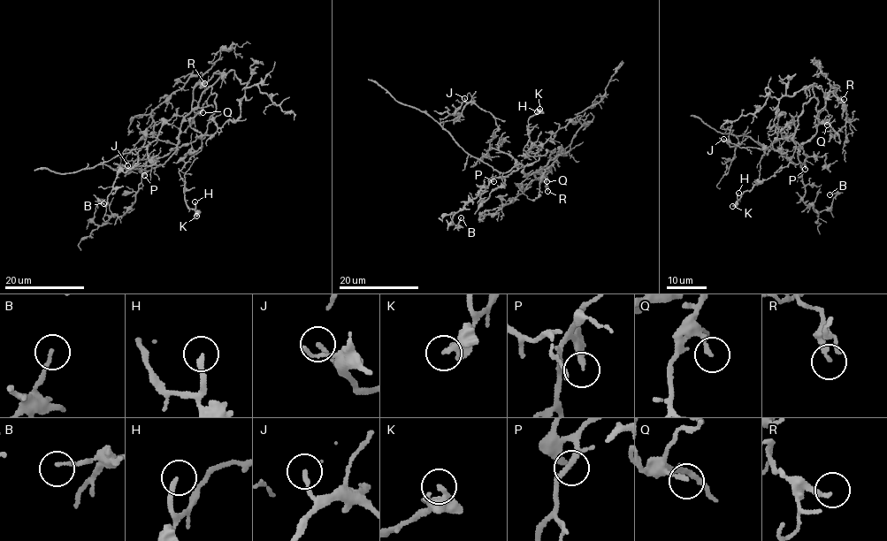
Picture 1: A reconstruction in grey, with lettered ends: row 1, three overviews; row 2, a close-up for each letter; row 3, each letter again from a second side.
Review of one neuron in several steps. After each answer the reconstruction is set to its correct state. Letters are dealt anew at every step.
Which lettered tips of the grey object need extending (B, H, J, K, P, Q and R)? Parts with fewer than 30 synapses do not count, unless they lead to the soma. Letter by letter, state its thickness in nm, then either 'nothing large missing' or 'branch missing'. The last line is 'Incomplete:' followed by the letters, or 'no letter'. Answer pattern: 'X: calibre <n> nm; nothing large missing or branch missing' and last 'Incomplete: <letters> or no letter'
B: calibre 140 nm; nothing large missing
H: calibre 190 nm; nothing large missing
J: calibre 180 nm; nothing large missing
K: calibre 160 nm; nothing large missing
P: calibre 280 nm; nothing large missing
Q: calibre 160 nm; nothing large missing
R: calibre 200 nm; nothing large missing
Incomplete: no letter

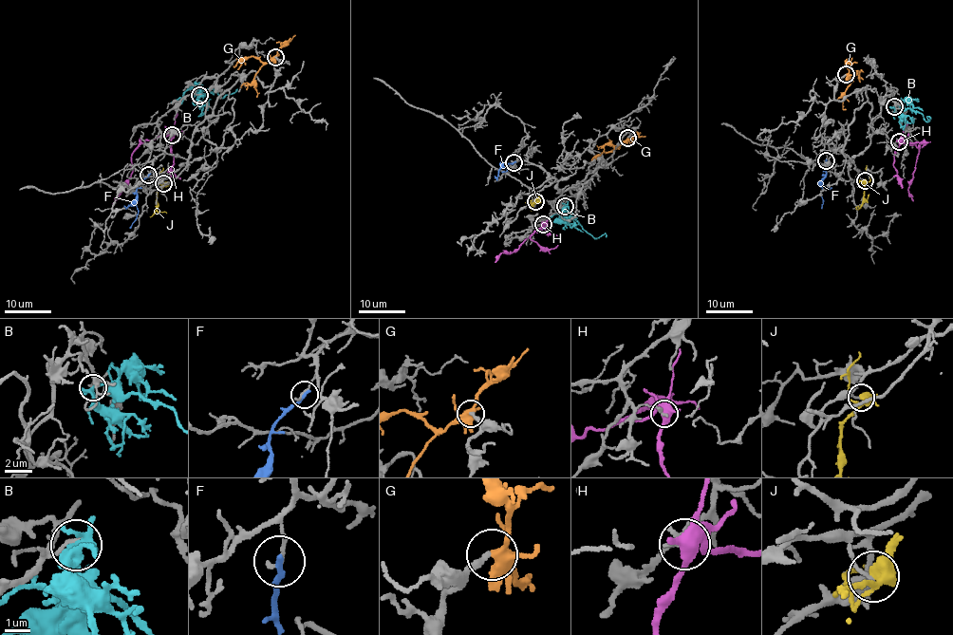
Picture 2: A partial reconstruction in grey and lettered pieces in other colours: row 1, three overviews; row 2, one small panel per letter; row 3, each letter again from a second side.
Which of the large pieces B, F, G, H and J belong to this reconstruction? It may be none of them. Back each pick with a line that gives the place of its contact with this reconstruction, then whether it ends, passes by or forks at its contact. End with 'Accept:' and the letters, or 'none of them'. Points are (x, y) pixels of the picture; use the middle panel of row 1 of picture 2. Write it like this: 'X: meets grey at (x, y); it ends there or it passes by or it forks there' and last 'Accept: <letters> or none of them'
G: meets grey at (627, 138); it forks there
Accept: G

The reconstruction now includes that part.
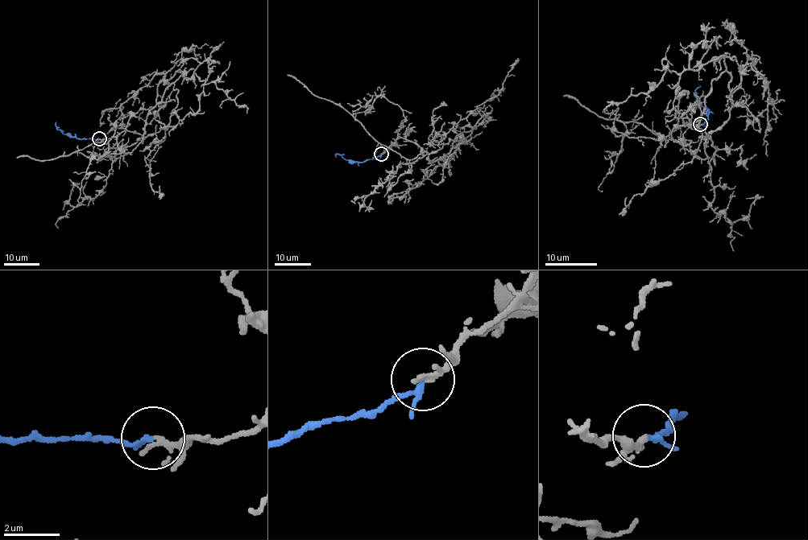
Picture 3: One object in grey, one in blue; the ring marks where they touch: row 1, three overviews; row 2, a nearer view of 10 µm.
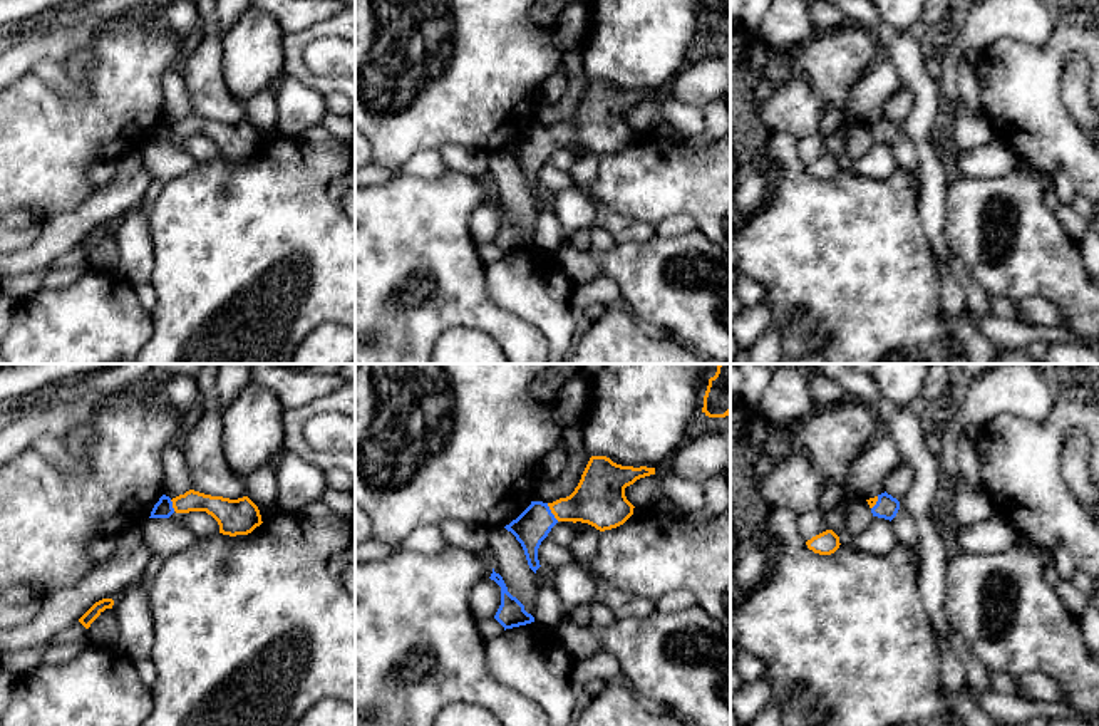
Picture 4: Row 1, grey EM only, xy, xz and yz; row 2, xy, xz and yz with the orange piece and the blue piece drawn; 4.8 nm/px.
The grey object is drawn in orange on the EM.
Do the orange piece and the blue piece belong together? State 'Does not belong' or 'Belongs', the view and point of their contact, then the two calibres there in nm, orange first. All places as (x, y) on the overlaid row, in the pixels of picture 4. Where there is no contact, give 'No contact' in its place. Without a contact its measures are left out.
Belongs. Touches orange at xz (552, 512). Thickness 260 nm (orange) against 170 nm

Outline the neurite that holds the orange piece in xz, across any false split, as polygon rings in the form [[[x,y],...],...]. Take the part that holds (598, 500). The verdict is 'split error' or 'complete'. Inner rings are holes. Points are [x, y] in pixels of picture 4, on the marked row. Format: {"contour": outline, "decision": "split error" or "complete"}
{"contour": [[[591,456],[575,491],[553,503],[531,505],[504,528],[521,543],[529,568],[541,567],[538,548],[558,521],[581,521],[600,532],[623,525],[633,515],[625,488],[655,474],[655,468],[633,468],[613,463],[606,456]]], "decision": "split error"}

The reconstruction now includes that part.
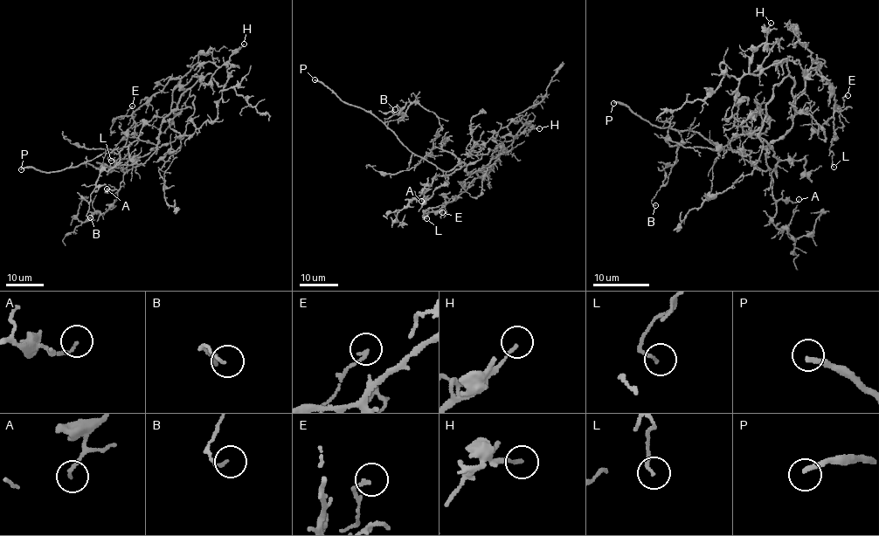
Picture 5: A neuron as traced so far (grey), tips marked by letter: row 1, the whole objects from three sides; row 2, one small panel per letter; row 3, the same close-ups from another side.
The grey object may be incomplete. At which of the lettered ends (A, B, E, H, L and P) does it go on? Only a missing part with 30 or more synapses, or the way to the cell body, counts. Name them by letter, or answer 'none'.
P

